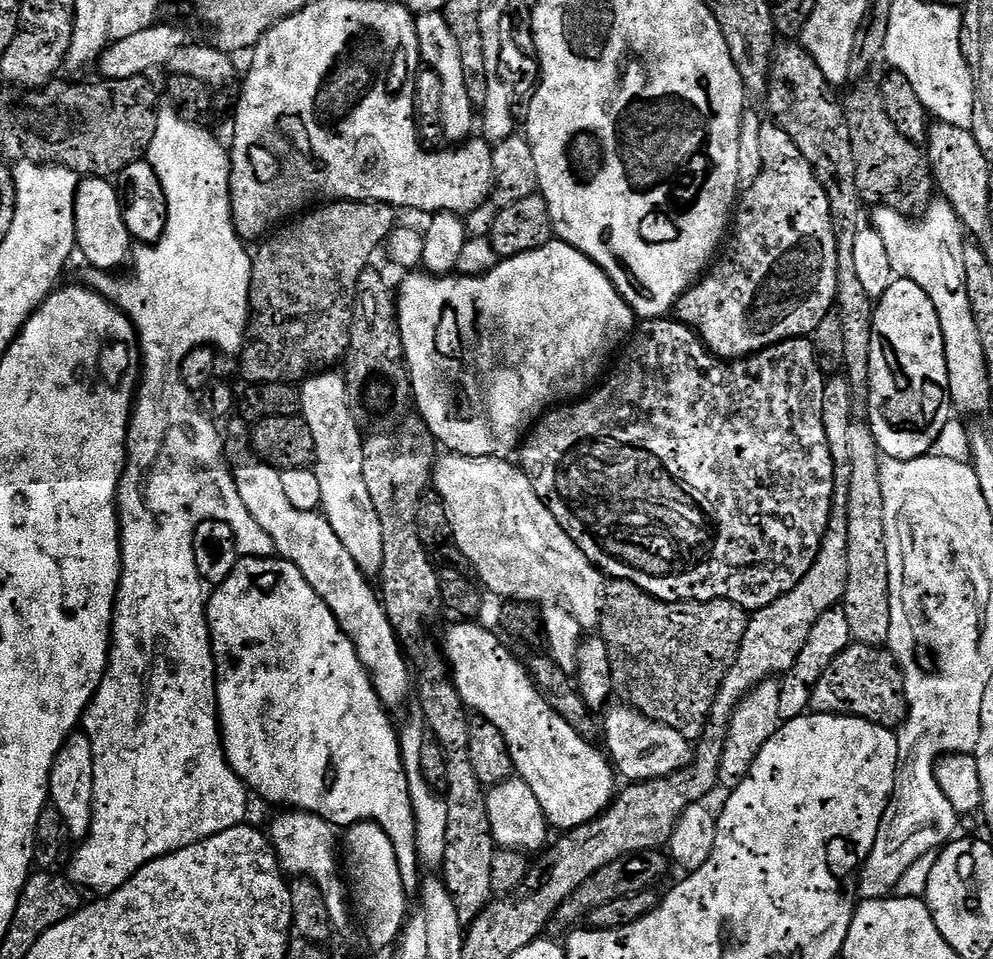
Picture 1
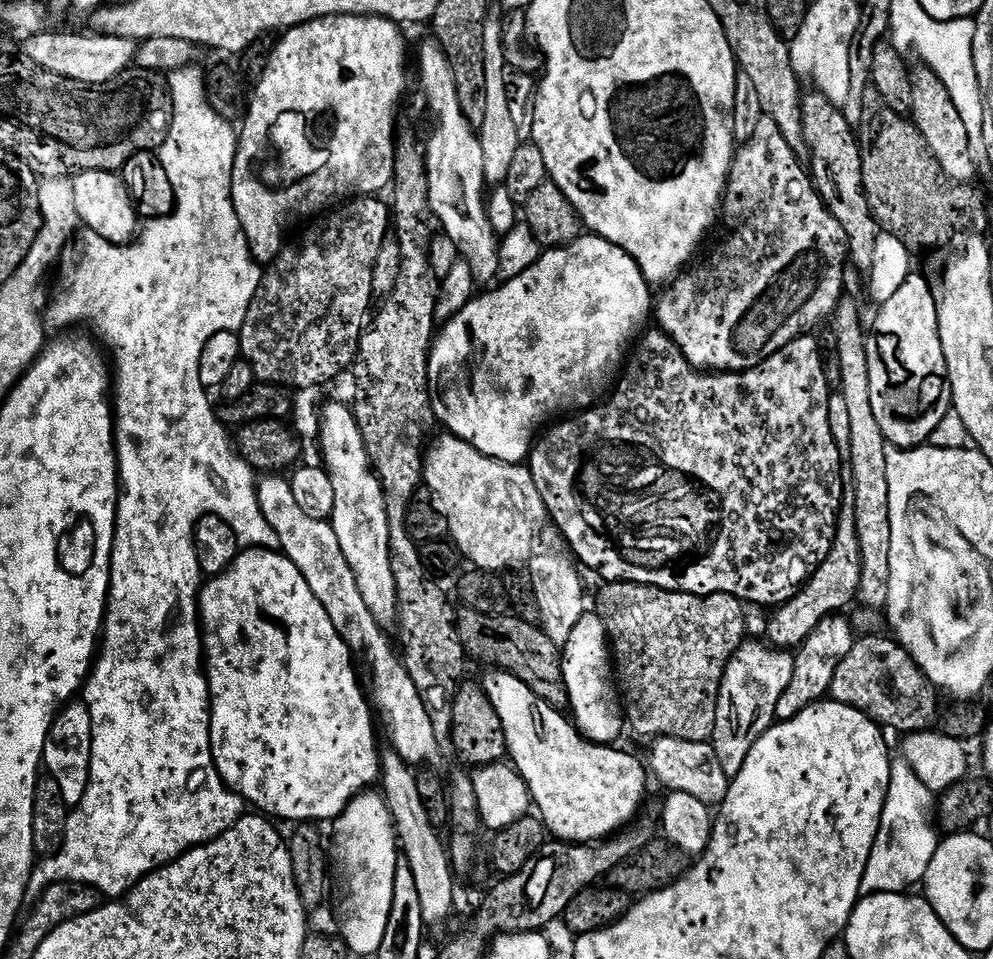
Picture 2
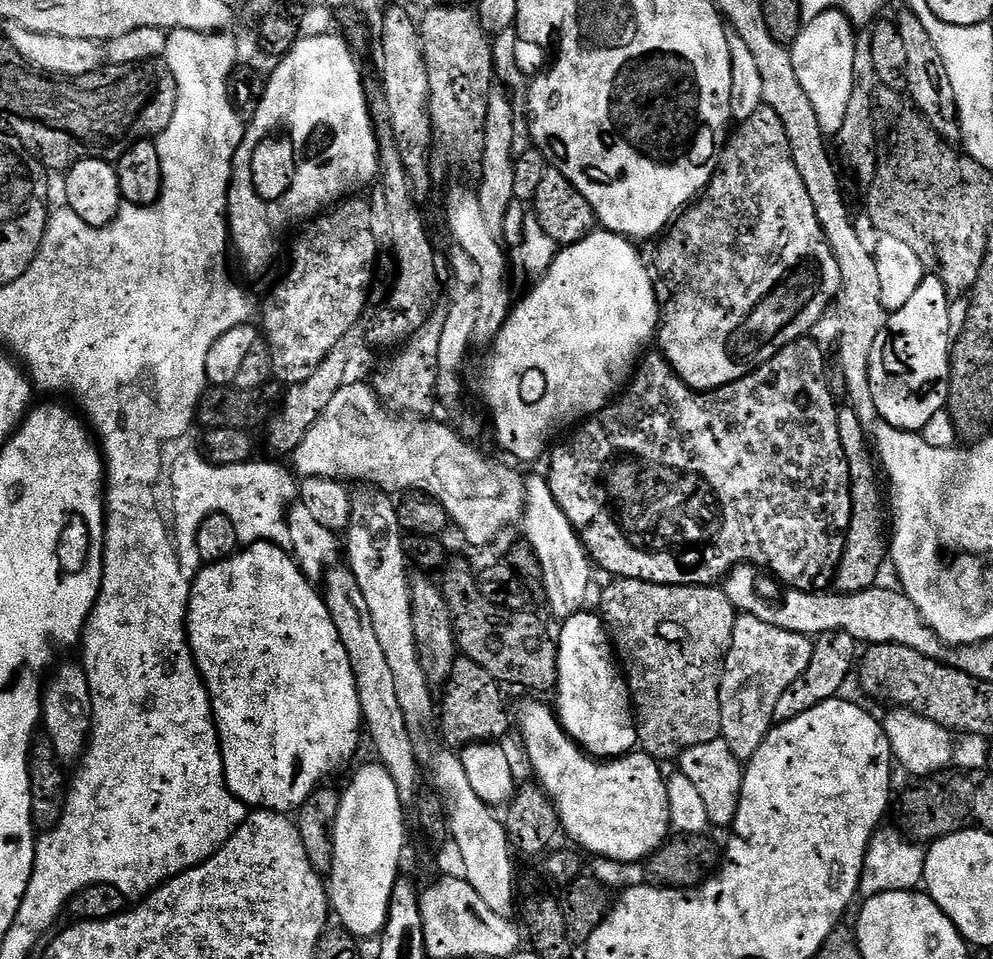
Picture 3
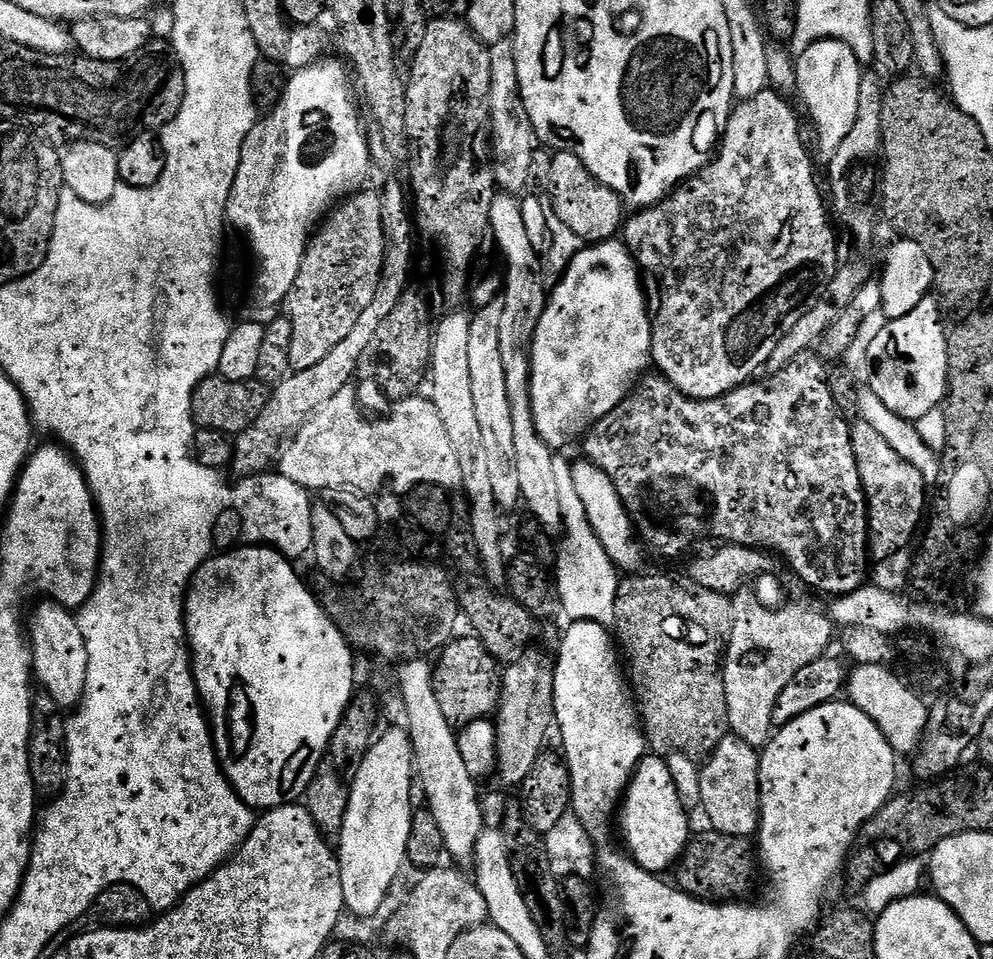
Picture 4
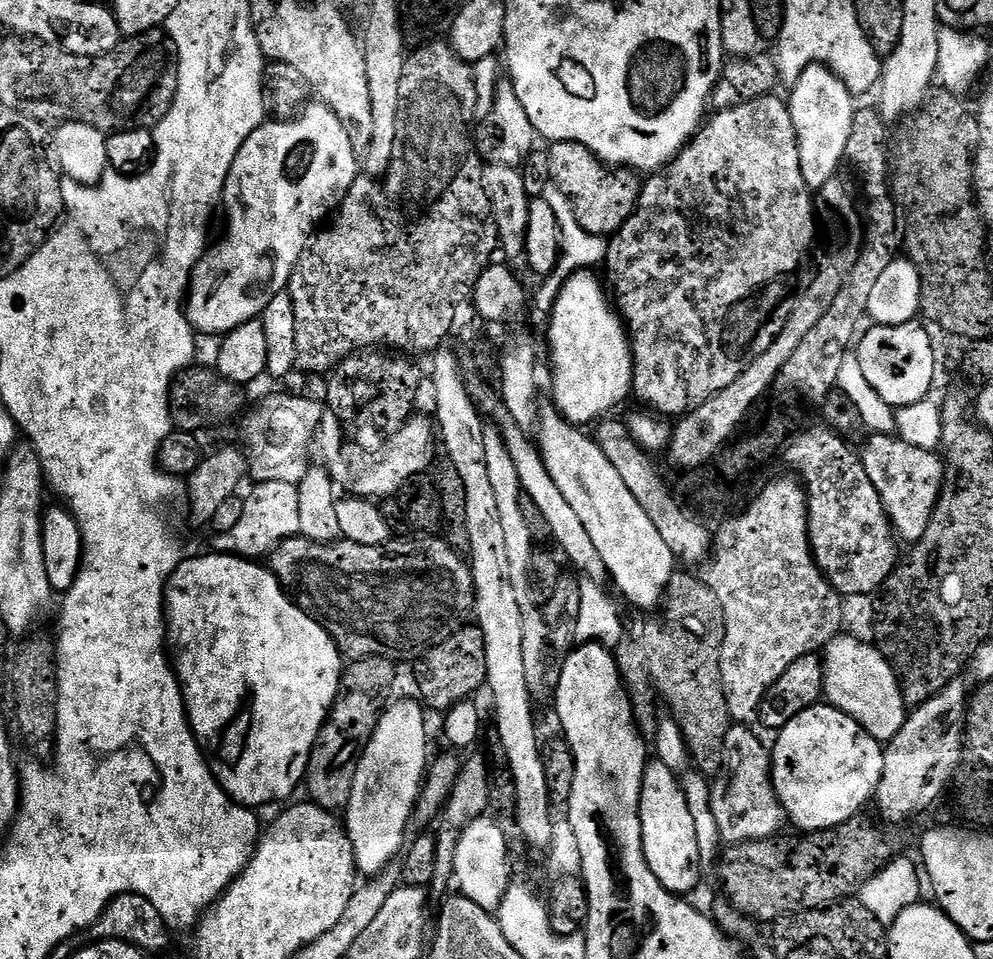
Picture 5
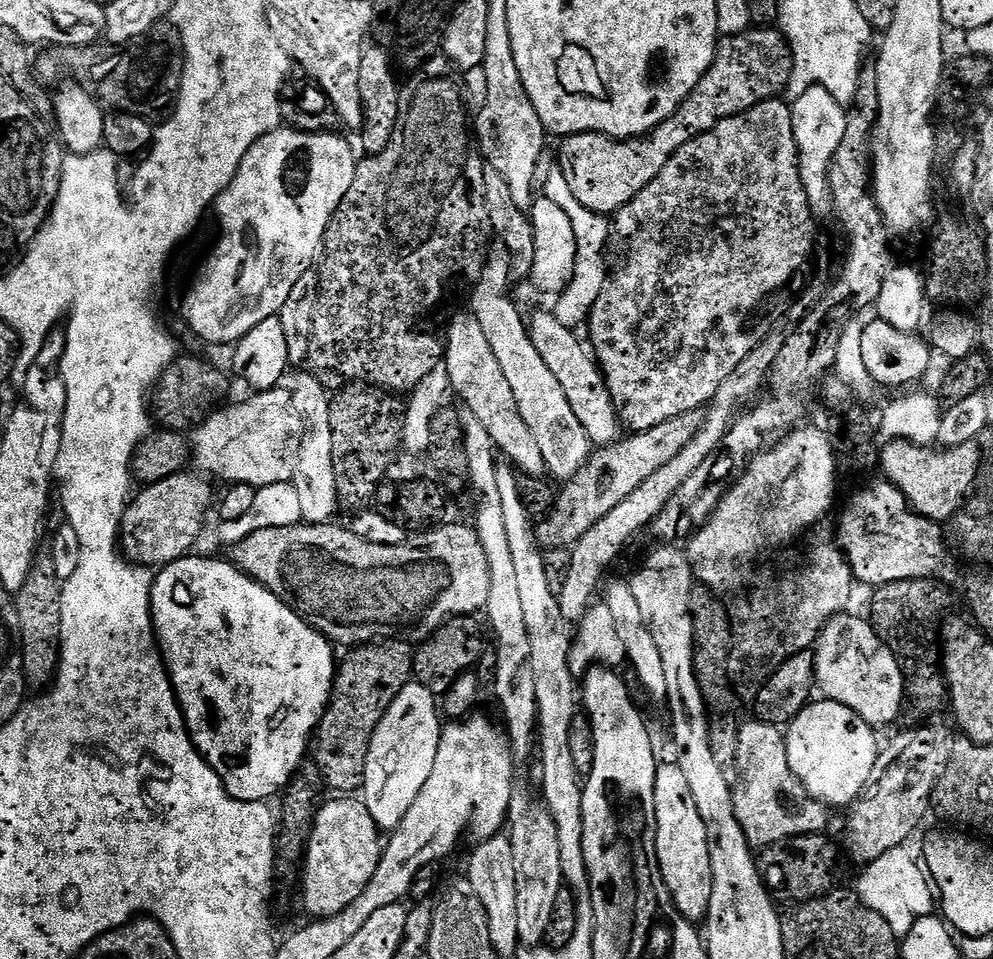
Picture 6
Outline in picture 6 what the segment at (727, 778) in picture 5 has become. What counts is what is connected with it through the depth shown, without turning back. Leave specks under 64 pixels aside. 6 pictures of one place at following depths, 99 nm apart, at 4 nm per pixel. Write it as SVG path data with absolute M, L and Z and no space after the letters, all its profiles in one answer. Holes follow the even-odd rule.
M758 718L741 723L738 734L738 782L734 786L734 818L746 834L753 849L763 850L774 842L789 840L815 832L823 833L828 824L829 809L819 800L812 799L790 770L790 758L786 758L785 733L775 724L767 724Z

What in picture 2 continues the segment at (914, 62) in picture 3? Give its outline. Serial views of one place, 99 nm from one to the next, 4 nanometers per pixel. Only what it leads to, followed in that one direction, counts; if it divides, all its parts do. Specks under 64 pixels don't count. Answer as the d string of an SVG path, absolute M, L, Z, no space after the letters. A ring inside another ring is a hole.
M917 66L911 69L911 74L914 94L910 113L912 123L916 125L922 138L926 138L926 146L930 146L938 166L942 166L942 170L949 178L957 182L975 181L976 164L972 161L974 153L970 146L970 134L966 134L966 122L962 114L958 114L954 98L950 98L946 86L940 81L938 74L934 74L934 70Z

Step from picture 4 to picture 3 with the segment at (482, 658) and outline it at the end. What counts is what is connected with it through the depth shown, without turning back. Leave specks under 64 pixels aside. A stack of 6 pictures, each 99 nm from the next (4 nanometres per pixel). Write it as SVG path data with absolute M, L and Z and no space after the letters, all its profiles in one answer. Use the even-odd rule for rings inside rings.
M463 654L457 655L448 683L442 688L444 701L438 704L443 743L453 750L463 750L472 744L503 741L508 732L508 708L504 705L503 691L500 681L486 674L478 662Z

